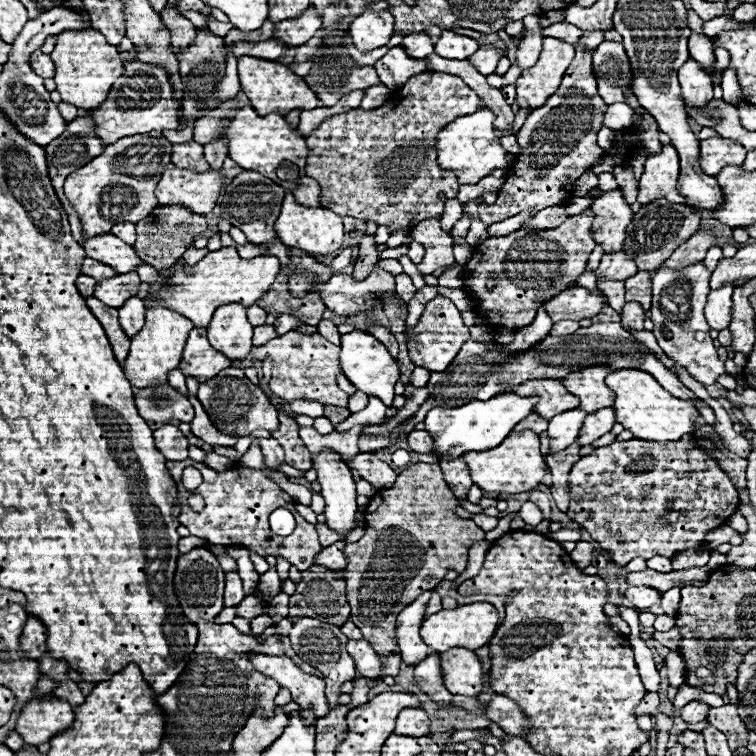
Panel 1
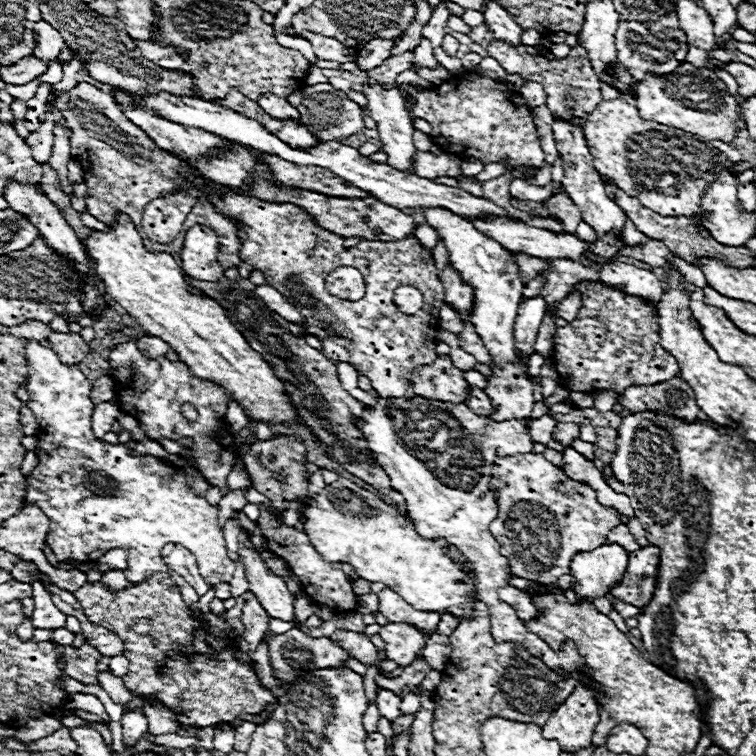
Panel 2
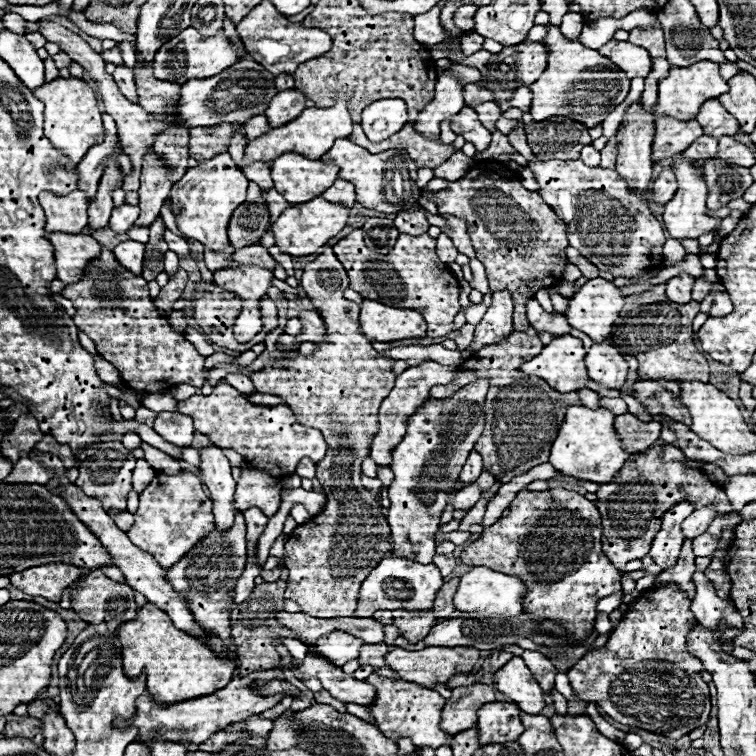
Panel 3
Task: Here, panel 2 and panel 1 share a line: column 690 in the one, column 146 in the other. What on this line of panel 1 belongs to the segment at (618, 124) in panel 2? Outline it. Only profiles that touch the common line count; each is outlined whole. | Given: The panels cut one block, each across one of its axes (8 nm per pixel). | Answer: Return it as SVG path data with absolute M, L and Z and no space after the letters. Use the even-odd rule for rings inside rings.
M146 134L144 136L128 136L124 140L118 140L116 144L106 146L100 156L92 158L86 166L72 172L66 178L64 192L82 222L82 240L108 234L112 226L122 224L122 222L138 224L140 220L144 220L156 208L154 190L156 190L156 184L158 184L162 172L166 170L166 164L170 162L170 152L172 152L172 144L166 138L150 138Z

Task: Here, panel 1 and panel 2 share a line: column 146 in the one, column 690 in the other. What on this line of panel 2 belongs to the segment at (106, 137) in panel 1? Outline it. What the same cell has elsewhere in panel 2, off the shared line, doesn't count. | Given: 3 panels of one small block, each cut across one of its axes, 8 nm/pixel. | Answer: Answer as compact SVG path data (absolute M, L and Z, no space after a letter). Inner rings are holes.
M618 68L614 72L614 76L610 76L610 82L616 84L618 90L622 92L628 92L634 100L636 100L636 106L638 106L638 112L642 118L646 120L654 120L658 124L664 124L664 126L672 126L672 128L678 128L678 130L684 130L684 132L690 132L690 134L700 134L702 140L720 140L720 142L732 142L736 138L736 128L734 128L734 120L724 112L724 110L716 110L716 112L702 112L702 110L692 110L692 108L686 108L684 104L680 104L678 100L670 98L666 94L666 90L660 88L660 78L666 78L666 76L654 76L654 74L646 74L642 82L636 84L636 90L632 88L634 84L634 78L630 76L630 72L626 72L626 68Z

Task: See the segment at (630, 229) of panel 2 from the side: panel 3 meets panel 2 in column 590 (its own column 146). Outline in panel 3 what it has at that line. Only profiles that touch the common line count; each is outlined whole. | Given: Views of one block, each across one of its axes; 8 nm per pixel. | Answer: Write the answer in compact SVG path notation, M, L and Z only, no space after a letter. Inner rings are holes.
M148 154L144 158L142 178L140 178L140 218L136 220L136 226L150 226L158 216L164 198L170 194L172 182L168 180L168 168L156 160L156 154Z

